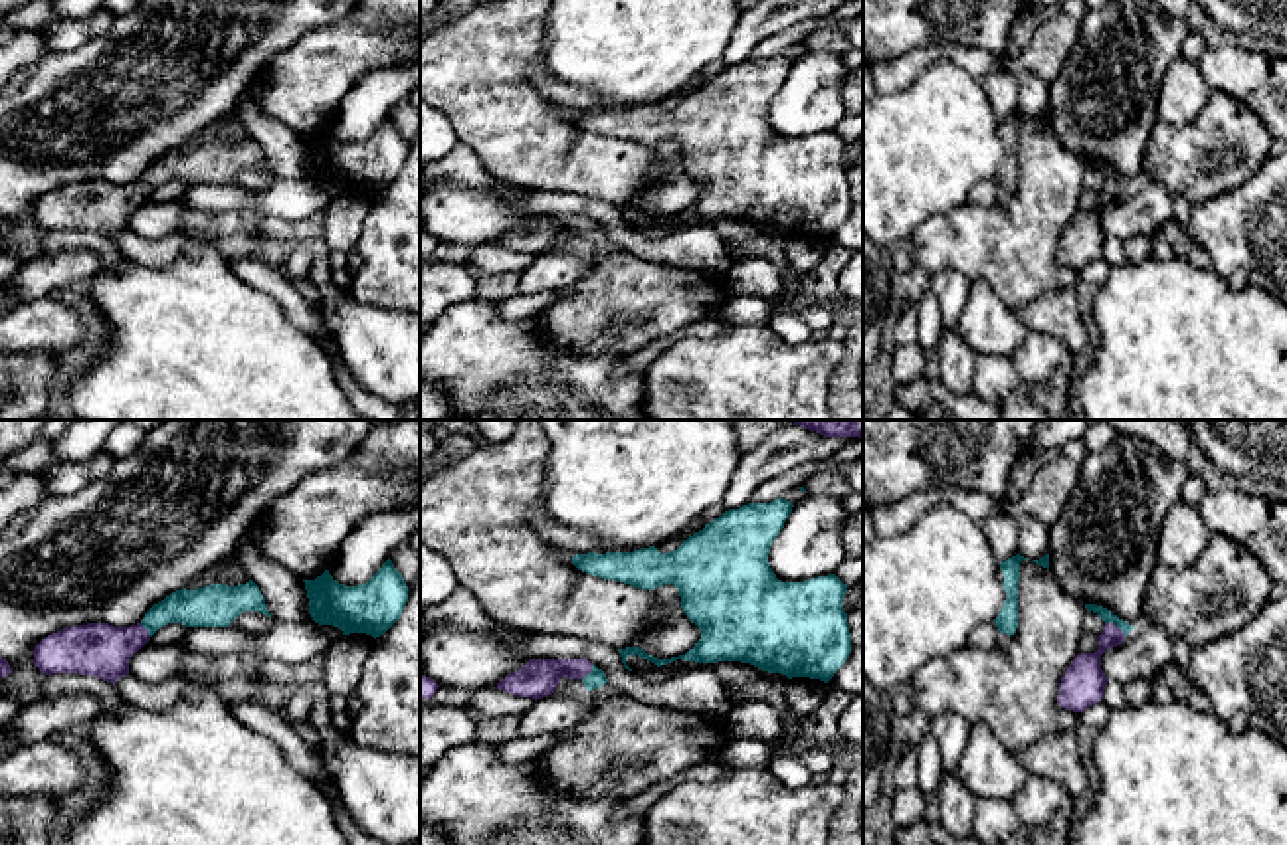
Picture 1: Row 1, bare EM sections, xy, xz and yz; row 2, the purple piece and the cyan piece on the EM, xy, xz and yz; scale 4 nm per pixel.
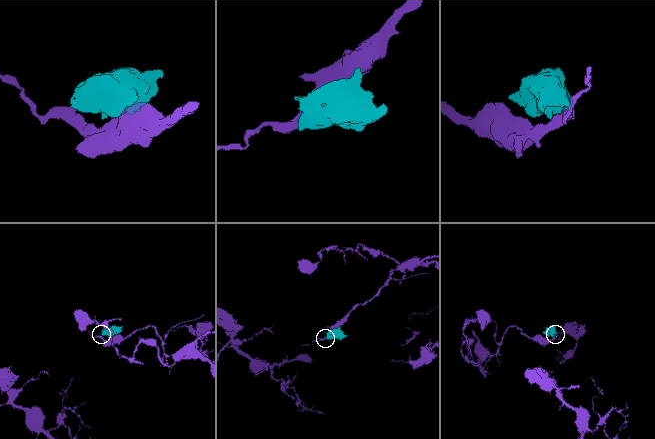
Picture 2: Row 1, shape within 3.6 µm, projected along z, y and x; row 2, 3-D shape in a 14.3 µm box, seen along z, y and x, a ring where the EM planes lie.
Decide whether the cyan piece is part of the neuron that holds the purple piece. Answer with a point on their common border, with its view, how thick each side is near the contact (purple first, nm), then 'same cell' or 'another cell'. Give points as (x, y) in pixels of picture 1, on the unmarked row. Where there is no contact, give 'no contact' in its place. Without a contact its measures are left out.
yz (1115, 183) | 160/50 nm | same cell

